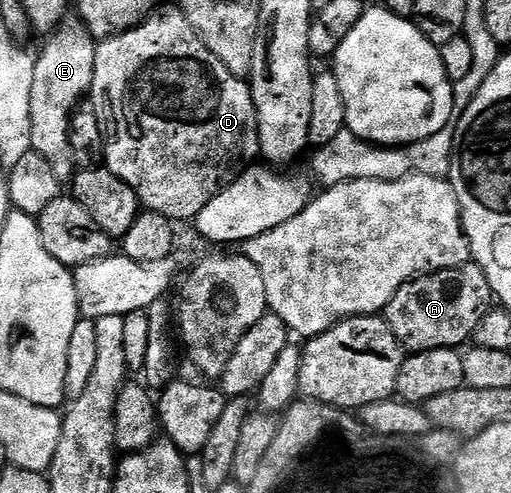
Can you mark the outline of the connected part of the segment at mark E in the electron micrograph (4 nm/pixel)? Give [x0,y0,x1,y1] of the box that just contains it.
[30,19,98,183]

